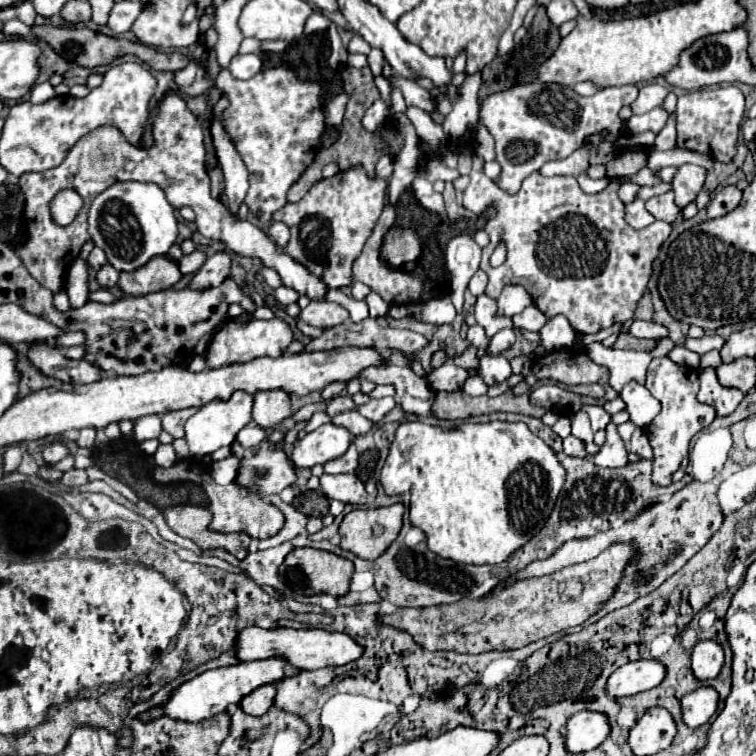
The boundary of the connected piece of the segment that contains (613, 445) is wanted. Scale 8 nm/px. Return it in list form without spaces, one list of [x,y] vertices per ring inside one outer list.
[[[616,424],[606,426],[606,442],[598,454],[590,454],[588,460],[600,468],[620,468],[628,464],[624,442],[616,432]]]

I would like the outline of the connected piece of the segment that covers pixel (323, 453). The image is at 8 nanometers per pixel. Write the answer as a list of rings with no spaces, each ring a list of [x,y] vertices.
[[[324,424],[296,442],[292,452],[292,462],[296,466],[306,466],[306,468],[312,468],[314,464],[326,464],[330,460],[340,458],[348,450],[350,442],[352,438],[346,428]]]

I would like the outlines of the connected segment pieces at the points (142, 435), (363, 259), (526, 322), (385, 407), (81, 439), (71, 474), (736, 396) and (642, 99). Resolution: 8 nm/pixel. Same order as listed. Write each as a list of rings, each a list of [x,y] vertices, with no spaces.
[[[142,416],[134,420],[132,428],[132,438],[134,440],[148,440],[148,438],[158,438],[160,434],[160,416]]]
[[[386,204],[372,236],[368,238],[362,254],[356,258],[354,262],[354,280],[370,286],[374,292],[378,292],[382,296],[384,302],[388,304],[406,304],[406,302],[418,302],[420,298],[420,292],[422,292],[422,282],[420,278],[412,276],[410,272],[404,272],[402,268],[388,268],[388,264],[384,264],[384,260],[380,260],[380,240],[384,240],[386,232],[392,228],[394,224],[394,208]]]
[[[534,304],[528,306],[522,314],[512,316],[512,320],[514,320],[516,328],[526,328],[526,330],[534,330],[534,332],[538,332],[548,322],[548,318]]]
[[[370,398],[370,402],[366,402],[364,406],[358,406],[358,412],[370,422],[378,424],[384,418],[384,414],[388,414],[394,408],[394,404],[396,404],[394,398],[380,398],[380,400]]]
[[[84,428],[84,430],[78,434],[76,444],[78,444],[80,448],[92,448],[92,446],[94,446],[94,440],[96,440],[96,430],[94,430],[94,428]]]
[[[68,470],[68,472],[64,472],[64,478],[60,482],[68,488],[76,488],[76,486],[86,484],[88,476],[86,476],[86,470]]]
[[[706,368],[700,370],[700,392],[698,400],[702,404],[710,404],[716,408],[718,416],[728,416],[730,412],[736,410],[736,406],[742,402],[744,394],[736,388],[724,388],[716,380],[716,370]]]
[[[660,84],[642,86],[638,98],[632,102],[634,114],[644,114],[644,112],[650,112],[650,110],[656,108],[656,106],[662,106],[662,102],[664,102],[664,98],[668,96],[668,92],[670,92],[670,90],[664,88],[664,86],[660,86]]]

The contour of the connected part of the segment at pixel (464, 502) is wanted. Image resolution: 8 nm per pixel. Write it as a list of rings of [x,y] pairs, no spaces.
[[[414,420],[398,426],[380,484],[388,496],[410,494],[410,522],[426,534],[432,552],[462,564],[498,564],[540,532],[564,484],[564,474],[552,448],[522,422],[462,424],[444,430]]]

